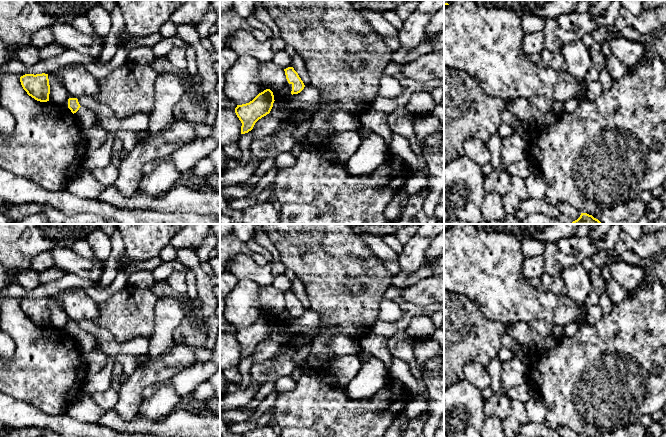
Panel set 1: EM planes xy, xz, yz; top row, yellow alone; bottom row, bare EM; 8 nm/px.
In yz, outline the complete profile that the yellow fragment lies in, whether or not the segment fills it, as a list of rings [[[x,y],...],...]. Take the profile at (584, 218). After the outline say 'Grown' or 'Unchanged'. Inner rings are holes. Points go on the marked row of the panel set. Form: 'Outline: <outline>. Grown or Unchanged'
Outline: [[[581,213],[580,217],[572,224],[602,224],[598,219],[587,213]]]. Unchanged

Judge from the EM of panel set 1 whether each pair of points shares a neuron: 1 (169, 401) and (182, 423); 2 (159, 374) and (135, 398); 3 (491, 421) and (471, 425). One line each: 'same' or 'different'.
1: different
2: same
3: different

